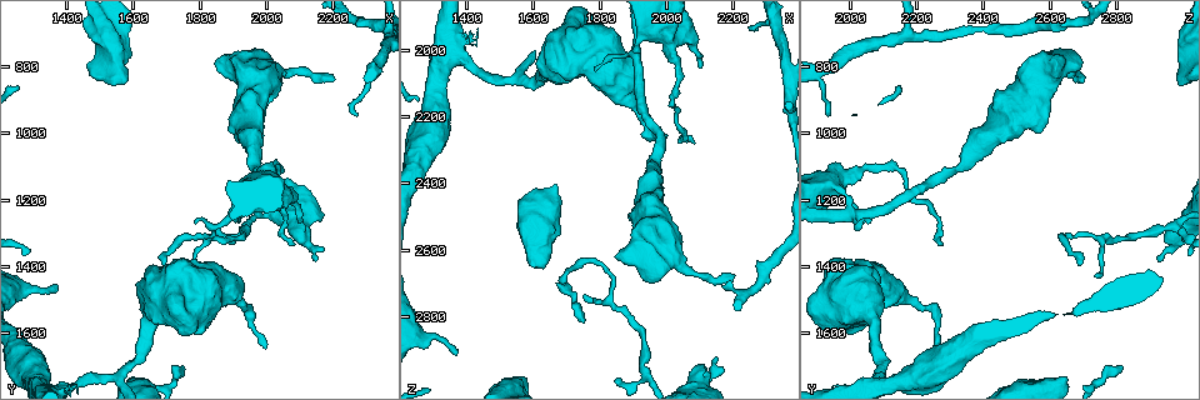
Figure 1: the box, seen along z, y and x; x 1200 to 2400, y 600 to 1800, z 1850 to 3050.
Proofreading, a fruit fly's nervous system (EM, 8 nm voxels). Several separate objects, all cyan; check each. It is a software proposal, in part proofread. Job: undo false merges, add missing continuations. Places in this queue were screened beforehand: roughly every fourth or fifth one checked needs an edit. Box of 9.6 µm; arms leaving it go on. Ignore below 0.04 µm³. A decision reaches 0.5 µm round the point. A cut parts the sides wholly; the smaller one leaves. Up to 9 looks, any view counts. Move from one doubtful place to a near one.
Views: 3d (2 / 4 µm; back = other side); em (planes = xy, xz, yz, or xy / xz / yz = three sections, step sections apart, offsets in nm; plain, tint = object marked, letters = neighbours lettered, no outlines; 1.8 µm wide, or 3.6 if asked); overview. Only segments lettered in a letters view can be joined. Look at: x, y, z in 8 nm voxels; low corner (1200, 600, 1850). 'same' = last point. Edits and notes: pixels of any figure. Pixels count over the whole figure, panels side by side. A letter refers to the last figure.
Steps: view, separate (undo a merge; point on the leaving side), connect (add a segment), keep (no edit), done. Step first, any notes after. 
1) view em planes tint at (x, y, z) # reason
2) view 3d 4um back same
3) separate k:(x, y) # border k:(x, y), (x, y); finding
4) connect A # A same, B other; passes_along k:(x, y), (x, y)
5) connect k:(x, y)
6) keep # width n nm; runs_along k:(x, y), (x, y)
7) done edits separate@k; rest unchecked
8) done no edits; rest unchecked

view 3d 2um at (1360, 1450, 2920) # tapers out

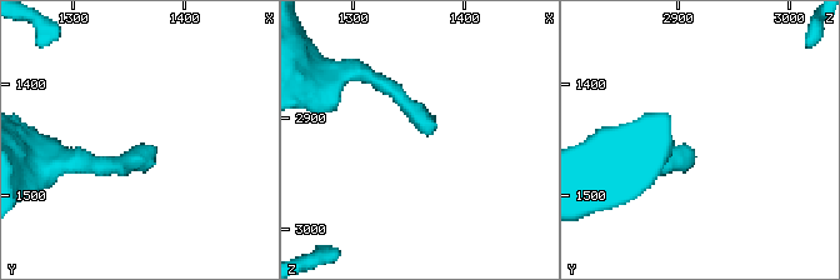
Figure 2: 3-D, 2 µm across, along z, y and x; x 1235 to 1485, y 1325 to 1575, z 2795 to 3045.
view em xz step 4 tint at (1372, 1460, 2914)

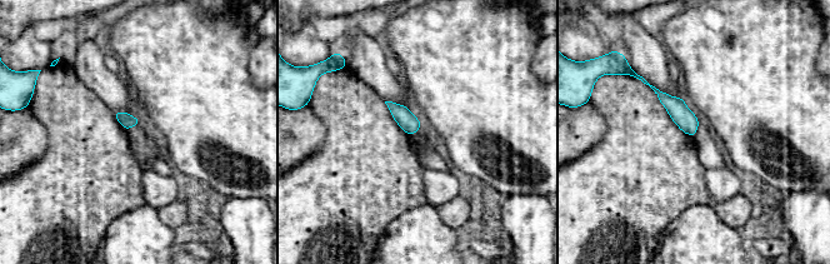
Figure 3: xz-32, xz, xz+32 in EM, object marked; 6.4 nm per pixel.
view em yz step 8 letters same

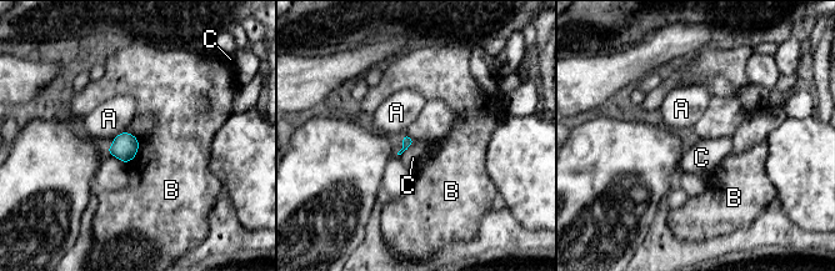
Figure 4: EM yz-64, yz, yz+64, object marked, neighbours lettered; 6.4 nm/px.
keep # longest_contact B 190 nm; A other, B other, C other; border 4:(415, 141), (400, 155); none of them fits

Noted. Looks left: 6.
view 3d 2um at (2100, 1250, 2050) # thin end

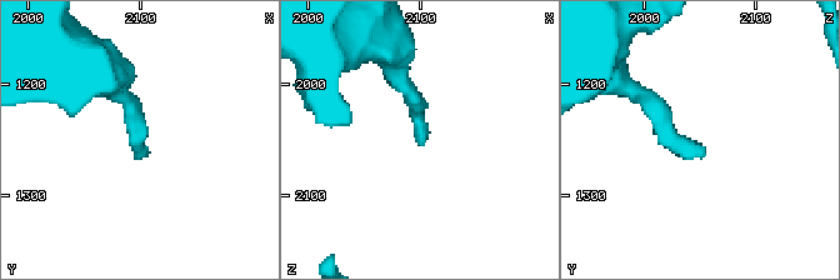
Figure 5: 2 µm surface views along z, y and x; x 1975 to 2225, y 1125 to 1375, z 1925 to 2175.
view em xz step 16 letters at (2100, 1256, 2058)

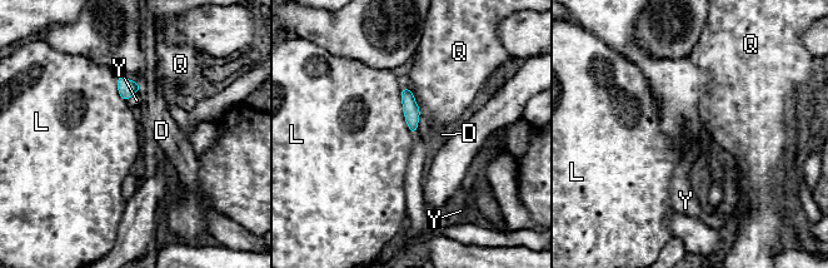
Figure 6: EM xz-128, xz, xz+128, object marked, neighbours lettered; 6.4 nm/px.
view em planes letters same # cut it another way

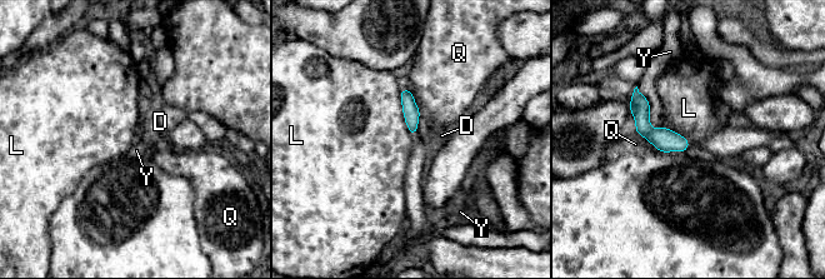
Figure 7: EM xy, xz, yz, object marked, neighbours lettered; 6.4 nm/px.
keep # width 100 nm; D other, L other, Q other, Y other; runs_along 7:(635, 94), (641, 123), (683, 148); no lettered segment goes on from it

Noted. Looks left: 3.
view em planes tint at (1900, 1210, 2000)

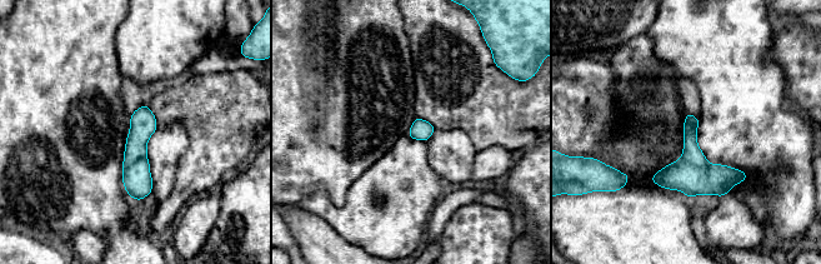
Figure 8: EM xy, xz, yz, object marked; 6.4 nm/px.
view em planes letters same # see the neighbours

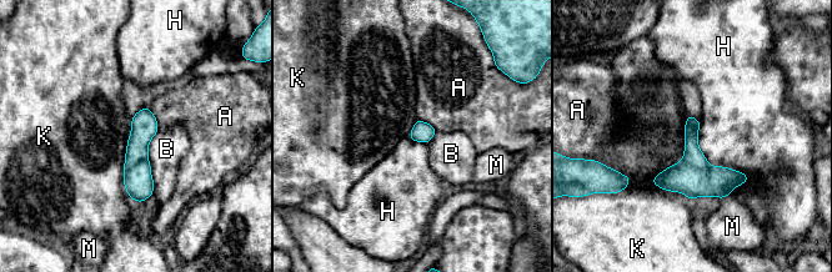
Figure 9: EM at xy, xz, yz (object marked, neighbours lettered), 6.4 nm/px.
separate 9:(692, 155) # width 130 nm; A other, B other, H other, K other, M other; two cells meet here

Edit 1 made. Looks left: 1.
view em planes letters at (1560, 1720, 2090) # three-way junction

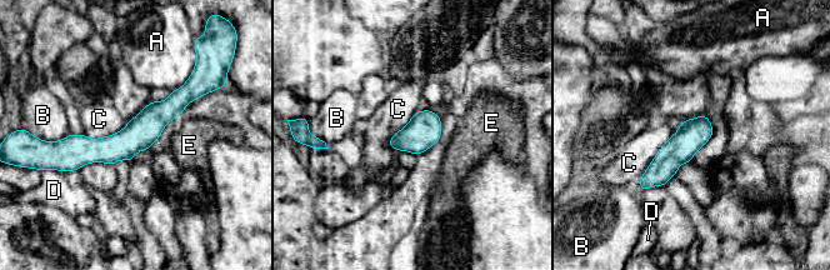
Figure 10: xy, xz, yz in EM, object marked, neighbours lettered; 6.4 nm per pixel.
keep # A other, B other, C other, D other, E other; border 10:(680, 124), (639, 176); continuous, no second cell

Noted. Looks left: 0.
done edits separate@9; rest unchecked

